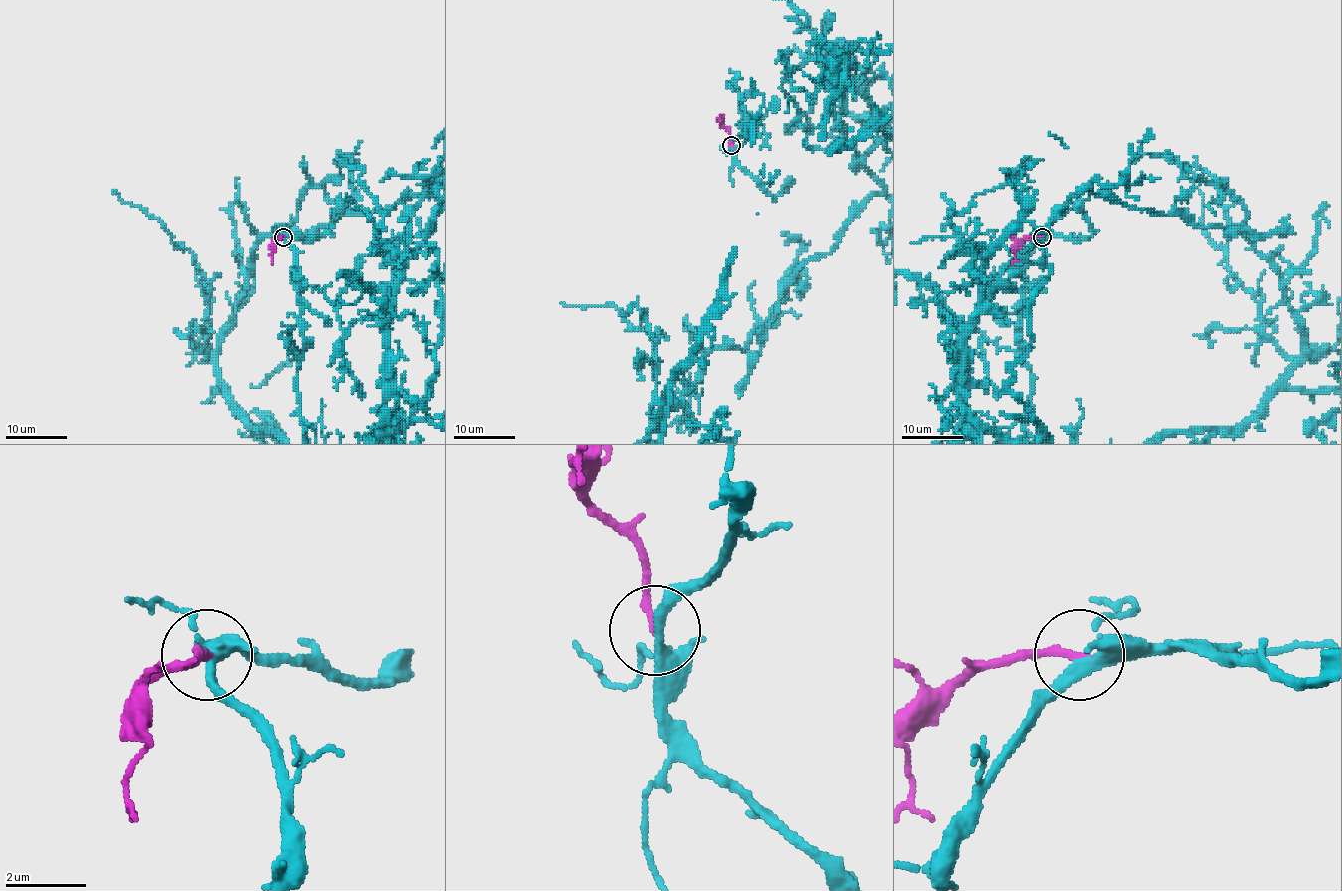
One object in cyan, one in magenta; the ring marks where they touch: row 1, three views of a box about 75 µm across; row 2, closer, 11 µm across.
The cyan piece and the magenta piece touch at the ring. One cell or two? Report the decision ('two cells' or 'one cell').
two cells

